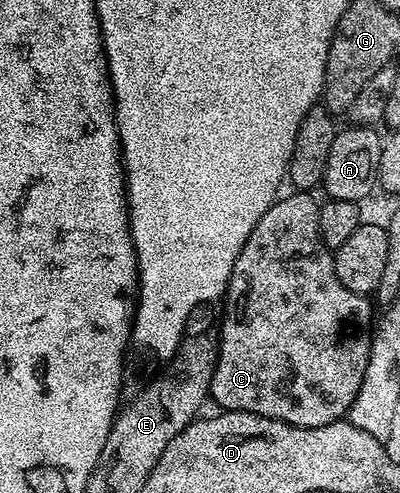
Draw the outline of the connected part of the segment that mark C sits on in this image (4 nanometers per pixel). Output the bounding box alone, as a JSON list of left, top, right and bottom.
[209,191,375,427]

